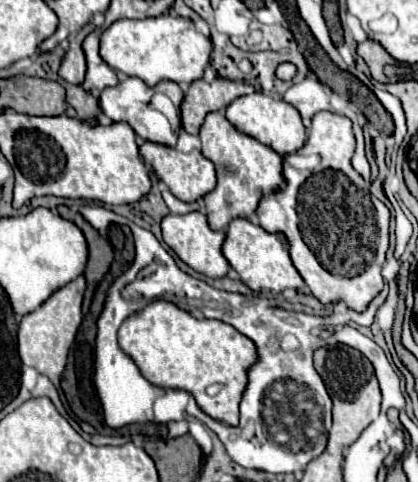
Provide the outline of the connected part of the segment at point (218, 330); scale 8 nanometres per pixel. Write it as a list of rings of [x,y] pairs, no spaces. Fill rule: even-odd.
[[[154,301],[154,303],[150,303],[144,311],[136,313],[136,315],[130,315],[130,317],[120,325],[120,341],[118,341],[118,345],[120,345],[120,349],[136,363],[136,367],[140,369],[140,373],[142,373],[144,379],[148,379],[150,383],[154,383],[154,385],[158,385],[158,387],[162,387],[162,389],[182,389],[182,391],[188,391],[190,395],[194,395],[198,407],[200,407],[206,415],[210,415],[212,419],[216,419],[216,421],[220,421],[220,423],[224,423],[224,425],[230,425],[230,427],[236,427],[236,425],[238,425],[238,403],[240,403],[242,393],[244,393],[244,389],[246,389],[246,369],[256,361],[256,347],[254,347],[254,343],[252,343],[248,337],[244,337],[242,333],[238,333],[232,325],[226,325],[226,323],[216,321],[216,319],[194,319],[190,313],[182,311],[182,309],[176,307],[174,303],[168,303],[168,301]],[[212,387],[216,387],[214,391],[218,391],[218,393],[212,395],[212,393],[210,393]]]

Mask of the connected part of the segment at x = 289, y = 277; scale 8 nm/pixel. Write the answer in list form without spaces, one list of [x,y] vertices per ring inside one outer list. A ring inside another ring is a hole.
[[[234,219],[228,225],[226,241],[224,241],[224,257],[236,269],[240,279],[252,289],[252,291],[284,291],[284,289],[302,289],[306,287],[304,279],[292,265],[292,259],[288,255],[288,241],[280,233],[266,233],[262,227],[254,225],[248,219]]]

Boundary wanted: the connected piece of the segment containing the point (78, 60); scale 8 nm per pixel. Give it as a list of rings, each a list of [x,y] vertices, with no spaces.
[[[92,23],[84,25],[70,41],[70,49],[60,65],[60,71],[58,75],[68,81],[68,83],[76,83],[80,85],[84,81],[84,73],[86,73],[86,57],[84,57],[84,51],[82,51],[82,41],[86,39],[86,35],[94,29]]]

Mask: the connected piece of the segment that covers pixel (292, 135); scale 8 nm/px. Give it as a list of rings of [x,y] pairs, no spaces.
[[[252,93],[252,95],[246,95],[246,97],[238,97],[234,103],[228,105],[226,119],[240,133],[250,135],[256,141],[272,147],[282,157],[298,151],[304,145],[304,139],[306,139],[306,129],[302,125],[302,117],[300,117],[298,109],[294,109],[290,103],[286,103],[282,99],[280,101],[274,101],[266,93]]]

